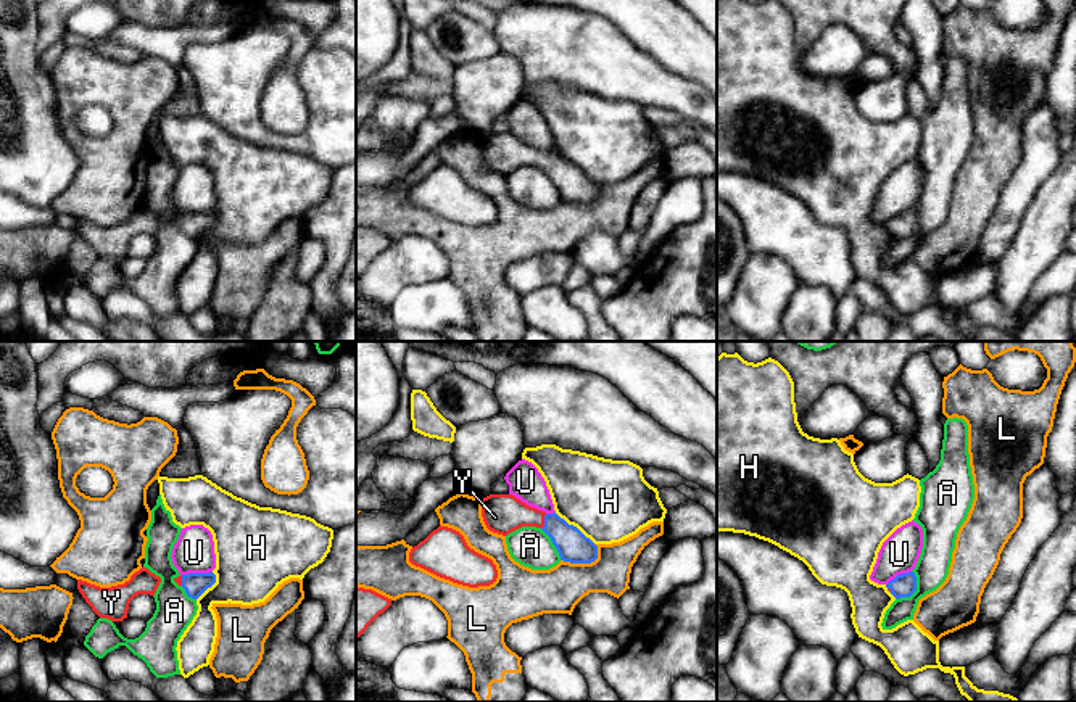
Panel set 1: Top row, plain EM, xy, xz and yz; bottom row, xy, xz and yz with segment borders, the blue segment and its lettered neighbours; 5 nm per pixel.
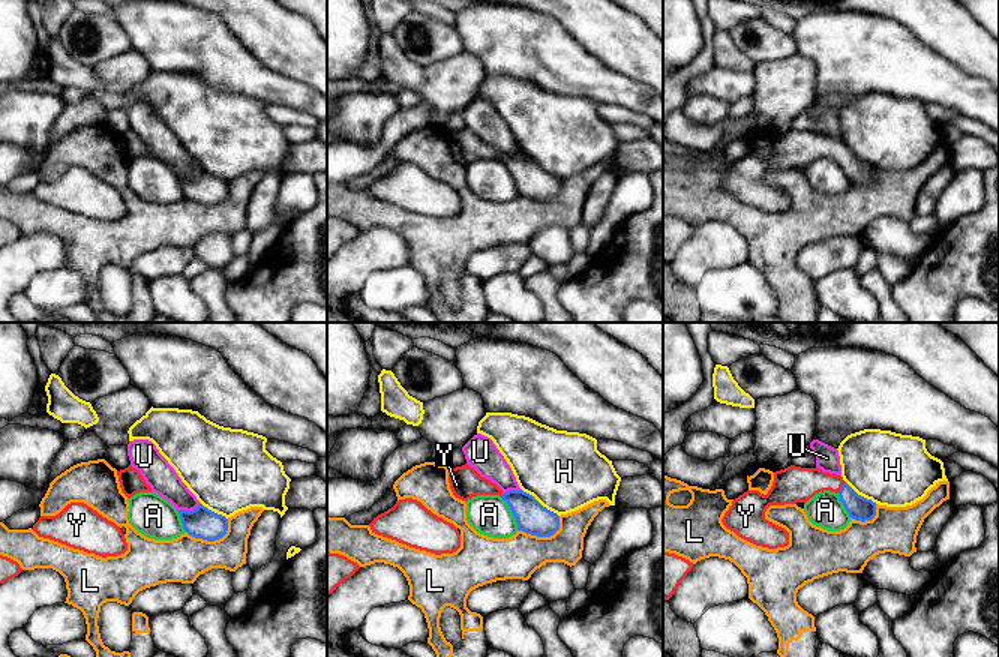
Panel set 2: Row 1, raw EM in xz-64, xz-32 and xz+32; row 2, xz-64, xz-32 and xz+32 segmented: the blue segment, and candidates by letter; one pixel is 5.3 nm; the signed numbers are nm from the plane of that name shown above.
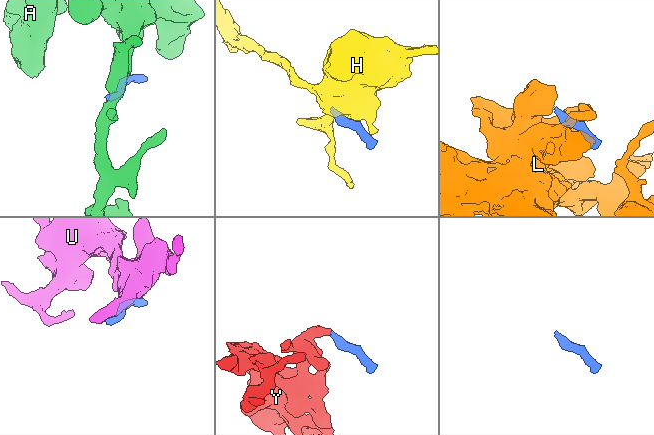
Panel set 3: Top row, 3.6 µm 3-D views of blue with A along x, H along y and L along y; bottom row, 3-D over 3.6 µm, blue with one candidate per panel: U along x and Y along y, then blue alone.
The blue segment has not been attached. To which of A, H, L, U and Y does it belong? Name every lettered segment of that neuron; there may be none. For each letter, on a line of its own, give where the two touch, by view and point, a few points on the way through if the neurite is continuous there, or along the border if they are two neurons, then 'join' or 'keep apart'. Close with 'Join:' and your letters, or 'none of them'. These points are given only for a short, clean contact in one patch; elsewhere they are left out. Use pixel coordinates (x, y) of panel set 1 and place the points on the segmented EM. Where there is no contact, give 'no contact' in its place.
A: meets blue in yz at (915, 590); border along yz (912, 570), (915, 590), (909, 596), (896, 599); keep apart
H: meets blue in xz at (575, 527); keep apart
L: meets blue in xz at (583, 562); keep apart
U: meets blue in xy at (197, 573); keep apart
Y: meets blue in xz at (545, 522); runs through xz (572, 545), (545, 522), (519, 514), (503, 514); join
Join: Y

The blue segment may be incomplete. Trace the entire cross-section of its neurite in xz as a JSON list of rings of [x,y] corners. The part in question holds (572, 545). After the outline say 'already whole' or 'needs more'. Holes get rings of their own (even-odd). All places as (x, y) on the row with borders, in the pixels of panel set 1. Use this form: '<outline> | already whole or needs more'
[[[512,494],[483,498],[482,517],[490,531],[503,536],[522,526],[541,528],[551,538],[564,562],[591,564],[598,559],[598,546],[577,526],[569,525],[556,512],[546,514],[530,507]]] | needs more

